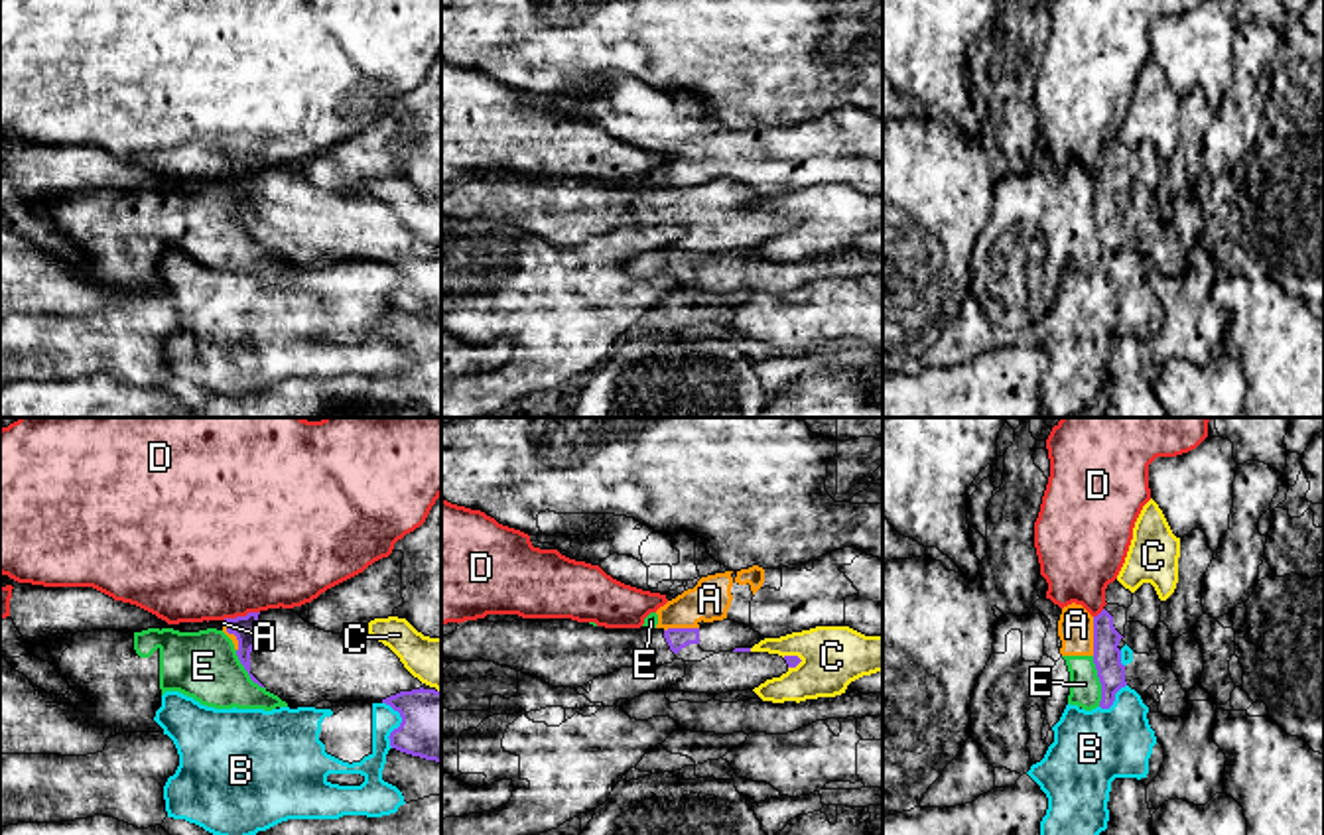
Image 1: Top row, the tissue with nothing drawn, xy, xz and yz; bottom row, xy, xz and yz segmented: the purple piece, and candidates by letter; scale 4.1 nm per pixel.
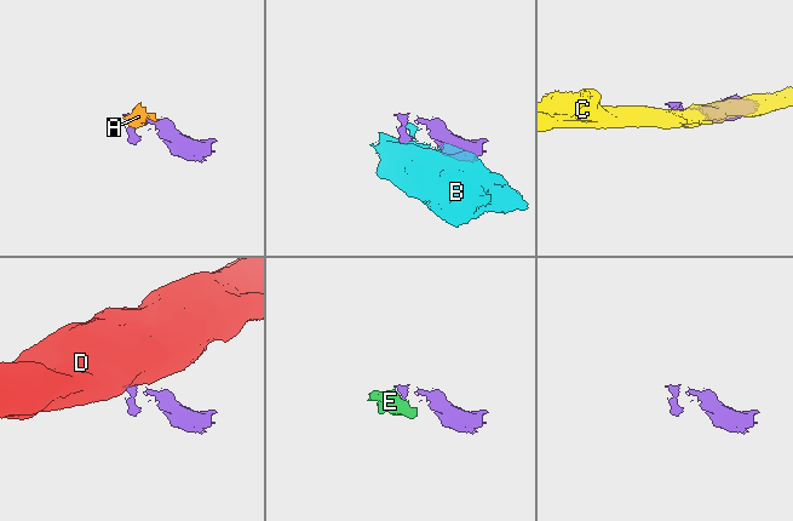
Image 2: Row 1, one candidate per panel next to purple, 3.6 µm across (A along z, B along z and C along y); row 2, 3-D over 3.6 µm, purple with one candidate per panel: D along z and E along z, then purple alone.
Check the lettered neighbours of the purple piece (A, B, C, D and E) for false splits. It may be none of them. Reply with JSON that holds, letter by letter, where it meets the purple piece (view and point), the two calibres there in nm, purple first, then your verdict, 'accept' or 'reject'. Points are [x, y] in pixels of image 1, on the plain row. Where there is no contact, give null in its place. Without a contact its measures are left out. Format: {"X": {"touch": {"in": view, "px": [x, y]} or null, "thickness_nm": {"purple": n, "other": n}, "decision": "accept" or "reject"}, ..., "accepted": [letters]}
{"A": {"touch": {"in": "yz", "px": [1094, 195]}, "thickness_nm": {"purple": 110, "other": 140}, "decision": "reject"}, "B": {"touch": {"in": "xy", "px": [400, 282]}, "thickness_nm": {"purple": 280, "other": 110}, "decision": "reject"}, "C": {"touch": {"in": "xz", "px": [793, 215]}, "thickness_nm": {"purple": 50, "other": 260}, "decision": "reject"}, "D": {"touch": {"in": "xy", "px": [241, 176]}, "thickness_nm": {"purple": 100, "other": 480}, "decision": "reject"}, "E": {"touch": {"in": "yz", "px": [1100, 241]}, "thickness_nm": {"purple": 110, "other": 130}, "decision": "reject"}, "accepted": []}

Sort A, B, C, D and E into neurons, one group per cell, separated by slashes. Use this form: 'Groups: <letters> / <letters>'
Groups: A E / B / C / D

